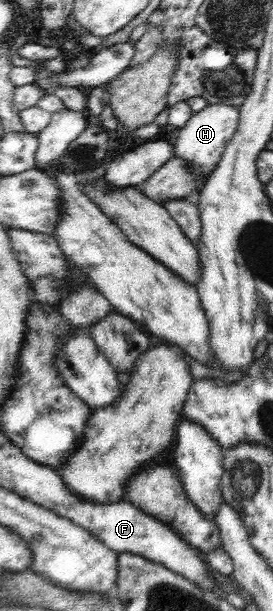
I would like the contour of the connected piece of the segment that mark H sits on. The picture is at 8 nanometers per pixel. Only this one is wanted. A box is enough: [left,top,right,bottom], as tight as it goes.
[174,104,240,182]

